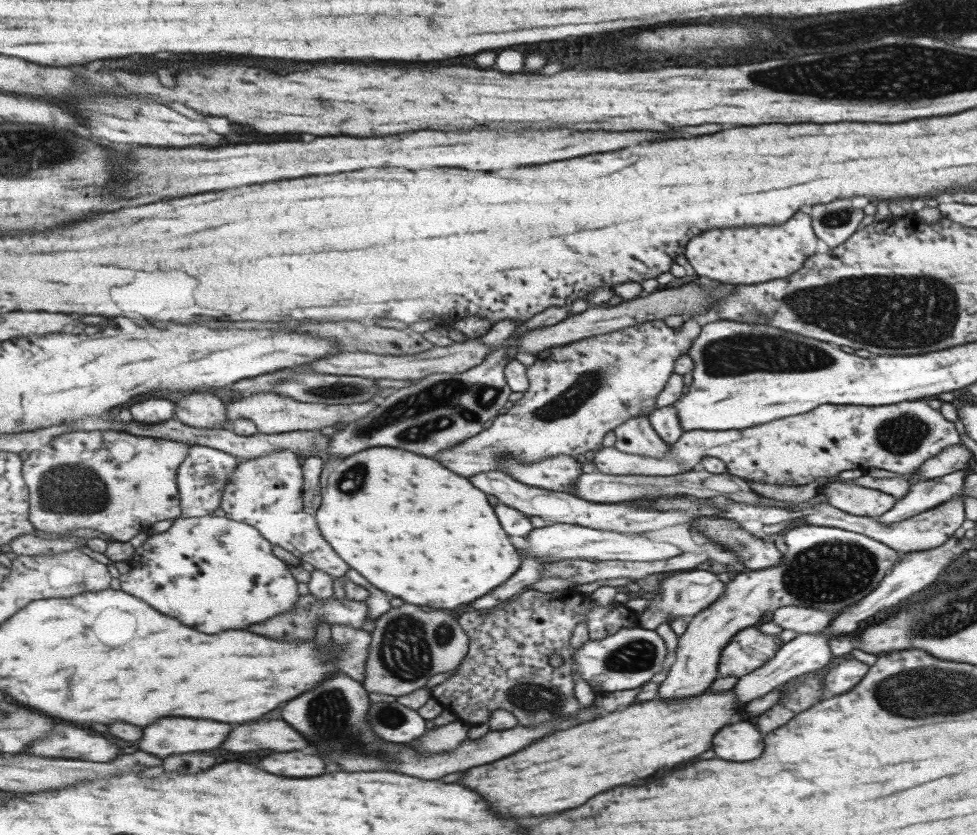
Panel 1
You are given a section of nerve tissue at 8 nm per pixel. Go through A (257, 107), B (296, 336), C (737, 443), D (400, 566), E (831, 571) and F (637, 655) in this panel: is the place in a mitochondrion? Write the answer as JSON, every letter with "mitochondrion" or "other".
{"A":"other","B":"other","C":"other","D":"other","E":"mitochondrion","F":"mitochondrion"}

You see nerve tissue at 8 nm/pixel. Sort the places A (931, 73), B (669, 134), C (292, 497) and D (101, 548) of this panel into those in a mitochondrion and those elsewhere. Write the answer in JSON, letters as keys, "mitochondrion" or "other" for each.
{"A":"mitochondrion","B":"other","C":"other","D":"other"}

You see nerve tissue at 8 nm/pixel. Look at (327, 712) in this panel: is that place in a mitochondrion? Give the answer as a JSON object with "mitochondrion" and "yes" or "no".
{"mitochondrion":"yes"}

